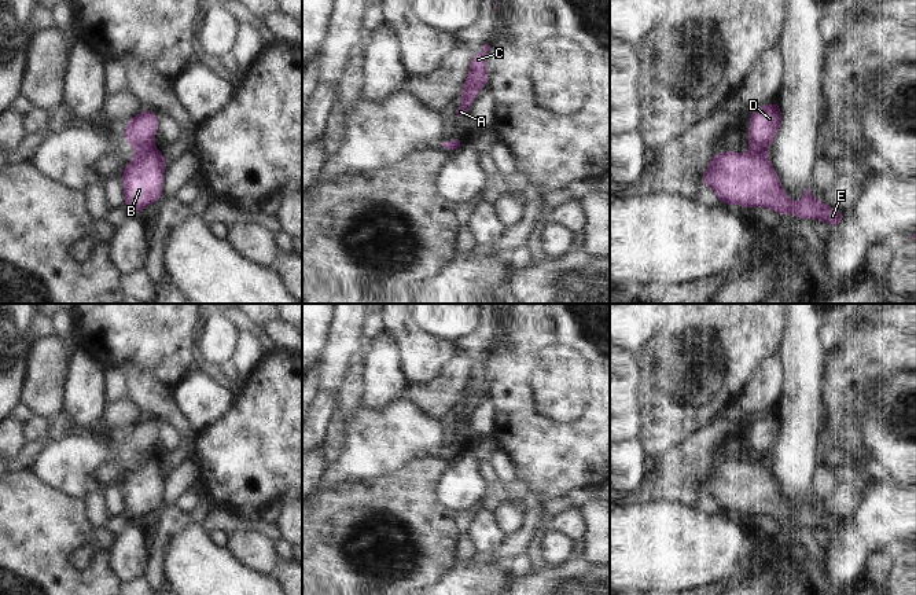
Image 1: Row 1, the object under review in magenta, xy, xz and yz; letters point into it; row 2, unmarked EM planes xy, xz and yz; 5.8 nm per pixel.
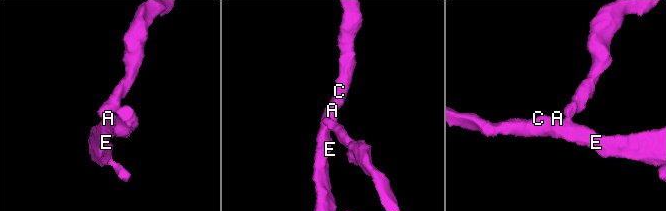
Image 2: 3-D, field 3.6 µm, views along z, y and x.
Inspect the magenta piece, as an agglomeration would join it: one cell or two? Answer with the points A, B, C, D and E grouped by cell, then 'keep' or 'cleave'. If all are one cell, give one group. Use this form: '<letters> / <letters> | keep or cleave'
A B C E / D | cleave

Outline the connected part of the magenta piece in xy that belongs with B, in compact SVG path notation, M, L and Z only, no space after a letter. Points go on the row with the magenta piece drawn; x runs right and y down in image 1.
M155 147L135 154L122 173L125 205L132 214L162 198L162 175L166 159Z

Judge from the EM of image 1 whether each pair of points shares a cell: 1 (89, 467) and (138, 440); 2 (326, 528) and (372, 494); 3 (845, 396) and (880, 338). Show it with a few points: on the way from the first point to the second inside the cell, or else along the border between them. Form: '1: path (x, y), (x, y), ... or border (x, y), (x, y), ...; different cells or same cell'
1: path (102, 461), (111, 458), (125, 448); same cell
2: path (337, 528), (361, 504); same cell
3: path (849, 382), (856, 366), (869, 352); same cell

